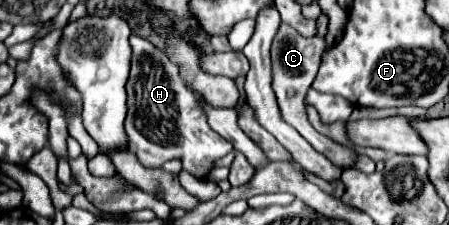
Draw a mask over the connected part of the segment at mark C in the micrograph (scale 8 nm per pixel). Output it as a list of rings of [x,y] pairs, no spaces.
[[[281,23],[279,31],[275,33],[275,39],[271,43],[271,67],[273,67],[273,91],[277,95],[277,103],[281,109],[283,119],[293,125],[299,135],[311,145],[315,147],[319,153],[327,155],[335,165],[347,169],[351,167],[353,159],[355,159],[355,151],[349,147],[343,147],[335,141],[331,141],[329,137],[321,135],[319,131],[315,131],[307,119],[307,111],[305,111],[305,95],[311,89],[311,83],[317,75],[317,69],[321,65],[321,55],[325,49],[325,39],[321,37],[303,37],[297,29],[293,29],[289,23]]]

